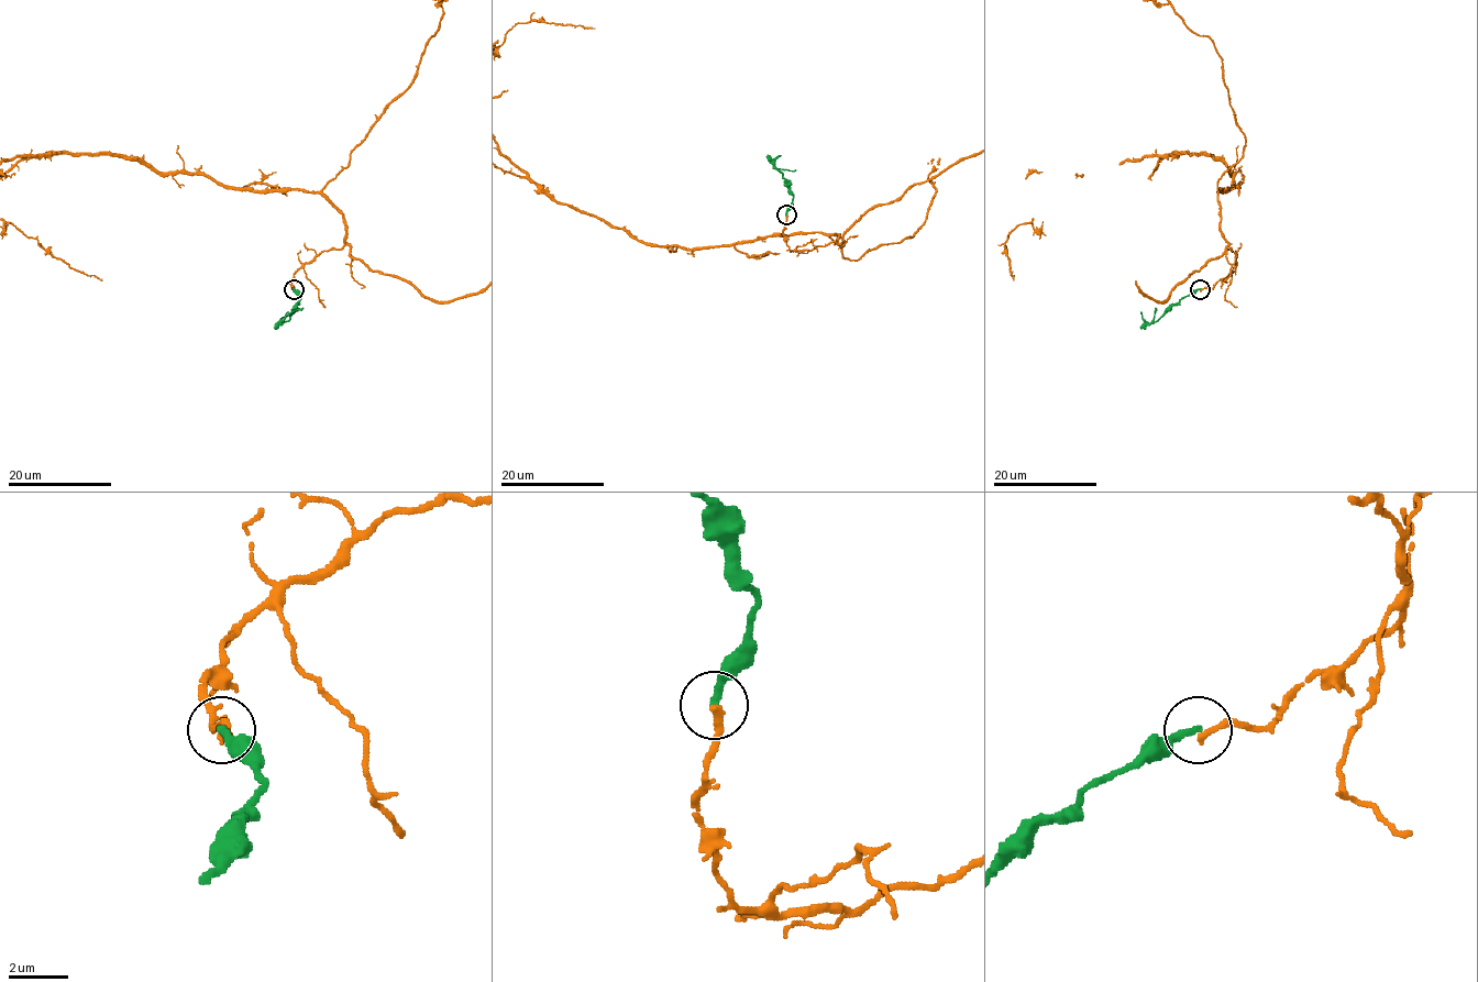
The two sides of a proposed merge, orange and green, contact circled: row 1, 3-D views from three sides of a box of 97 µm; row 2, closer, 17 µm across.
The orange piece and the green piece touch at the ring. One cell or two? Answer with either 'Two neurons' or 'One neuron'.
Two neurons

